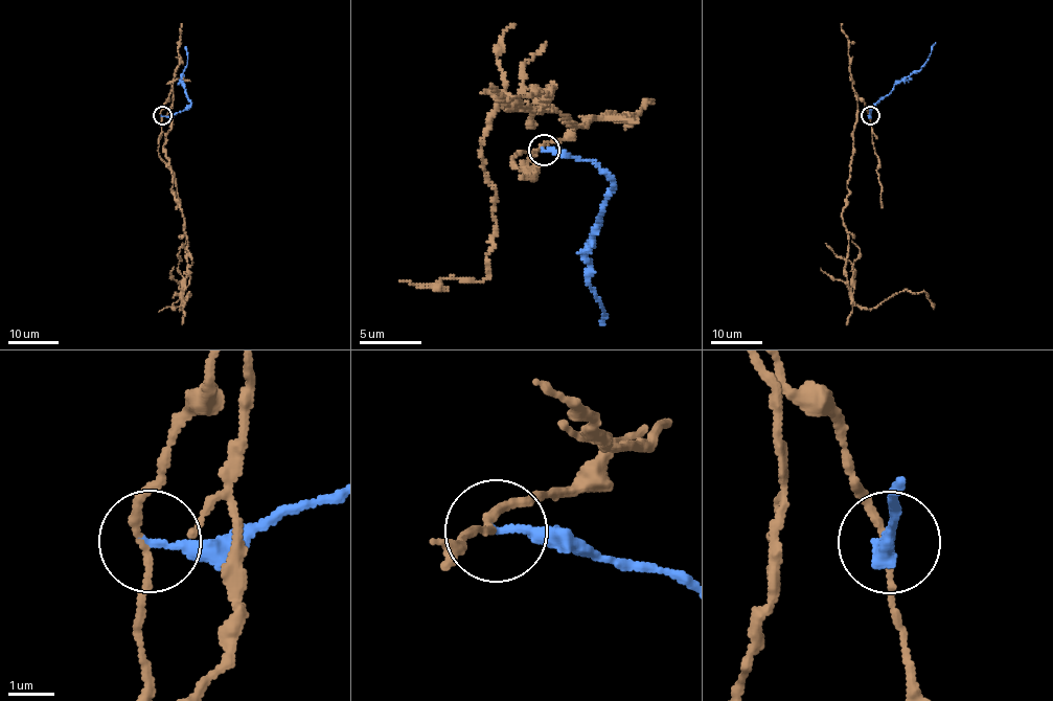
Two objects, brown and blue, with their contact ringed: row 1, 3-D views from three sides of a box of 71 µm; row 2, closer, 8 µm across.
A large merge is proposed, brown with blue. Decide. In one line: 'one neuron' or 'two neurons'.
two neurons

